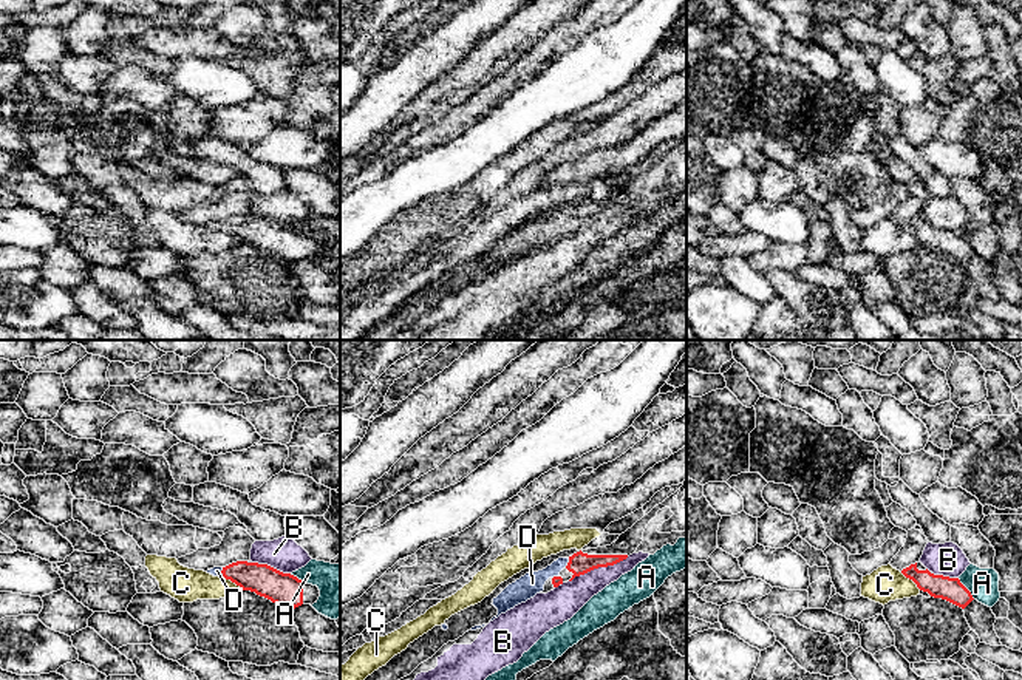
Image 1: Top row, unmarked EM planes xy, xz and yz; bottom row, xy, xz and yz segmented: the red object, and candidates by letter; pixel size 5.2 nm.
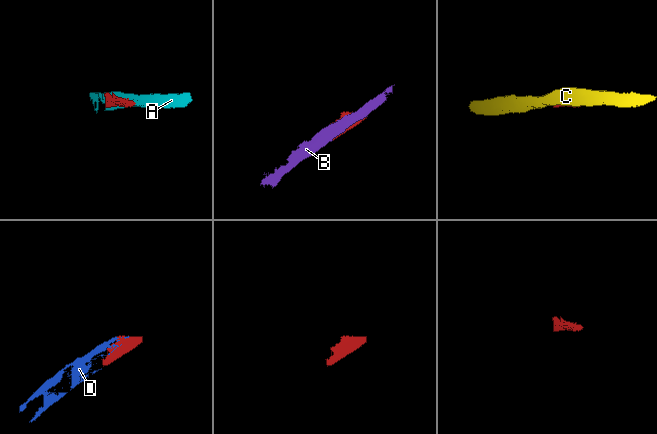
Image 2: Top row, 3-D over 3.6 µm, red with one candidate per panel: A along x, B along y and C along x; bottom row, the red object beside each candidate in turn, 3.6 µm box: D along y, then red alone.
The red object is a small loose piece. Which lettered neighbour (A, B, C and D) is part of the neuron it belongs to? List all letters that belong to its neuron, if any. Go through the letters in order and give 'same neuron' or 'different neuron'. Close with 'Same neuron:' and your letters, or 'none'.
A: different neuron
B: different neuron
C: different neuron
D: same neuron
Same neuron: D

